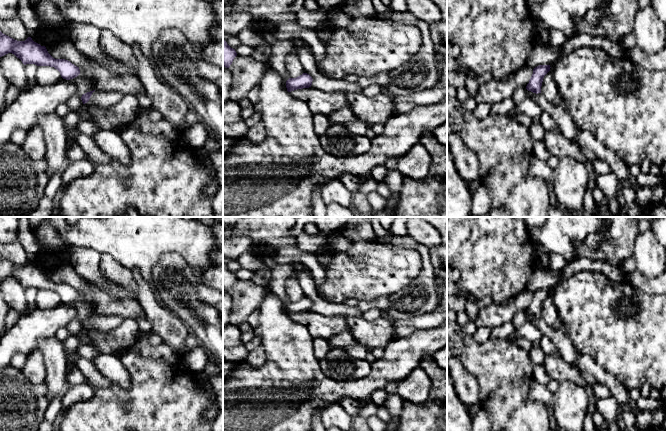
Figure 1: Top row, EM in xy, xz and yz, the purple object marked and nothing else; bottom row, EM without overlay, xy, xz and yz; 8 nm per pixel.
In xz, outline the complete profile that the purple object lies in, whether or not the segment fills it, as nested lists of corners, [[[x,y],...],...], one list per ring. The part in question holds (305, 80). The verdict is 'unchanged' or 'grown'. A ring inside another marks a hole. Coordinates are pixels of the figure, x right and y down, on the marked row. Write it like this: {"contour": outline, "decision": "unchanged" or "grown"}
{"contour": [[[303,73],[302,75],[296,78],[289,78],[286,81],[286,88],[288,92],[297,89],[309,88],[312,85],[312,81],[313,79],[309,74]]], "decision": "unchanged"}

